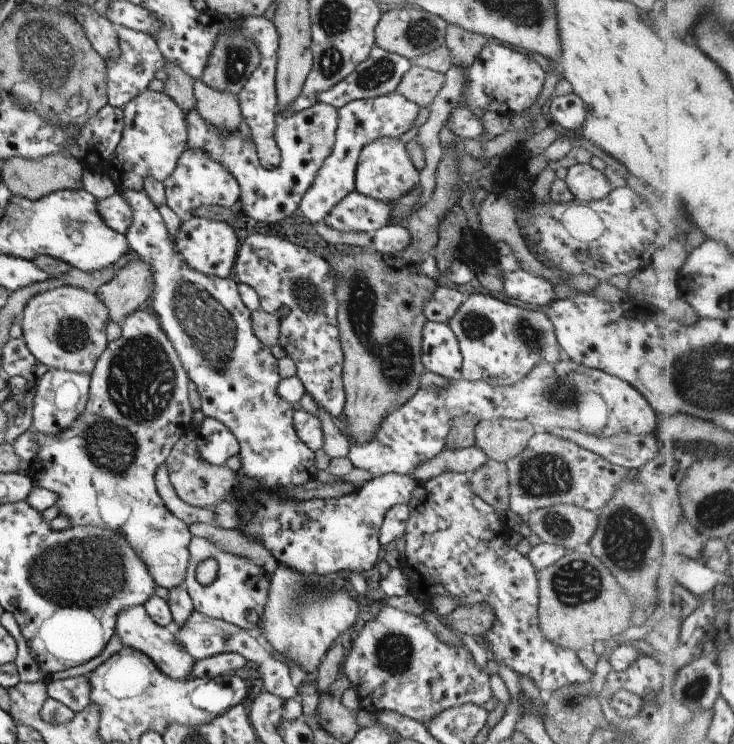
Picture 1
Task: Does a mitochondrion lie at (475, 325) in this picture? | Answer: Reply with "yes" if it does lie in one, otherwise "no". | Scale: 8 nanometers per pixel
yes

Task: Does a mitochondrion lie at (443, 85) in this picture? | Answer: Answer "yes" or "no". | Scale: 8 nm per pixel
no

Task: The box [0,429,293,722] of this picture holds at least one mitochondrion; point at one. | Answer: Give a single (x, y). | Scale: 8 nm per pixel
(89, 572)

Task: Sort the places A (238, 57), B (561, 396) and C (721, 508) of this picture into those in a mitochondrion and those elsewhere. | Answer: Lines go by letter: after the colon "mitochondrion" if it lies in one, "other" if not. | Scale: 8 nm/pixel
A: mitochondrion
B: mitochondrion
C: mitochondrion

